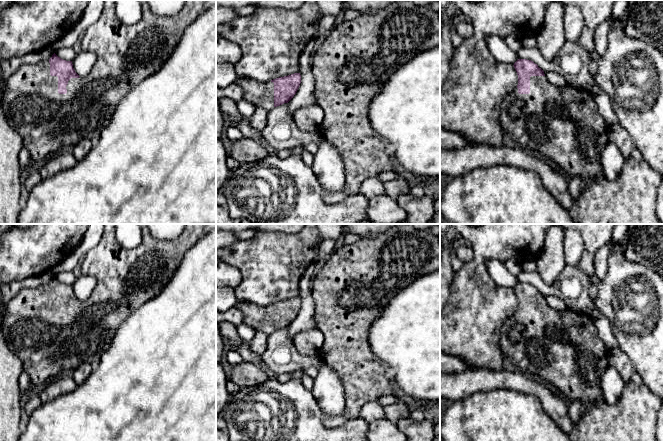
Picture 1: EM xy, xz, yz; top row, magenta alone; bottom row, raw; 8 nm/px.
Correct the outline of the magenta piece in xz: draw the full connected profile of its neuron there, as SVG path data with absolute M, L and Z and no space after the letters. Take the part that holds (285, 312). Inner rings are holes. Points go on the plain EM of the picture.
M300 297L279 301L268 306L240 301L236 306L243 315L243 323L267 336L288 327L296 318L301 307Z

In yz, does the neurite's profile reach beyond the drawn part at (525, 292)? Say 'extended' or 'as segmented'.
extended

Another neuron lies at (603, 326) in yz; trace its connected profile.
M597 307L593 308L590 317L593 320L598 331L598 335L605 344L607 351L617 348L618 341L614 336L608 318Z

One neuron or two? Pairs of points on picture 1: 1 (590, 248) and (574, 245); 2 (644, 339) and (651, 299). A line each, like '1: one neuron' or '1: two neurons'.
1: two neurons
2: one neuron

